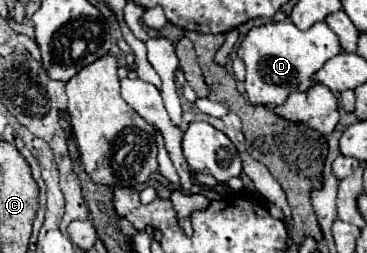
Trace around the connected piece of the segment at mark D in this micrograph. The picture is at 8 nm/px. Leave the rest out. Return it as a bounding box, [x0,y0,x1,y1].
[237,20,339,106]

